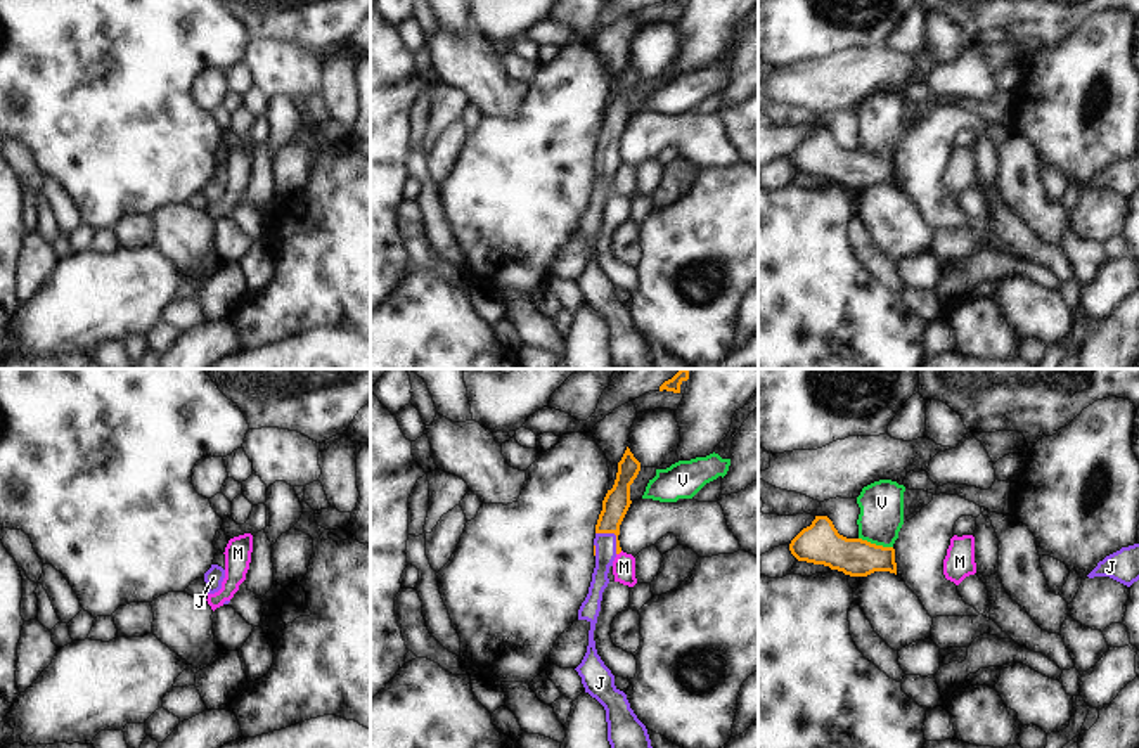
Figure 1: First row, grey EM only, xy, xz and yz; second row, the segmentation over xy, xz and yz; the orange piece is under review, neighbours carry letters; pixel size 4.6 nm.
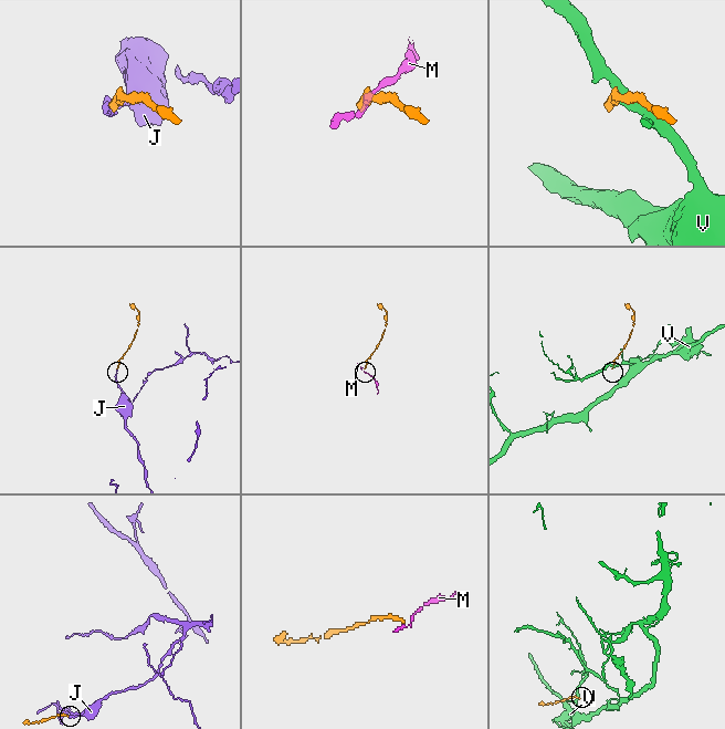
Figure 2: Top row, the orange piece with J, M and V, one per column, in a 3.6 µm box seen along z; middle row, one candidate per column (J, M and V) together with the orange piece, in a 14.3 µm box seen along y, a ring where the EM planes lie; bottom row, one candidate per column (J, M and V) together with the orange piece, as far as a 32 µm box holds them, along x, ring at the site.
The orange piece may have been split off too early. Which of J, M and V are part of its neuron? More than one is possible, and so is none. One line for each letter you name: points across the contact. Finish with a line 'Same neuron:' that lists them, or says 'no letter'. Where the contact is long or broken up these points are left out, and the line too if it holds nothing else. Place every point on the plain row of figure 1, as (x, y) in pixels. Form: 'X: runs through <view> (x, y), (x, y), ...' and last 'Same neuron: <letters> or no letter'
J: runs through xz (617, 113), (615, 146), (604, 156)
Same neuron: J

